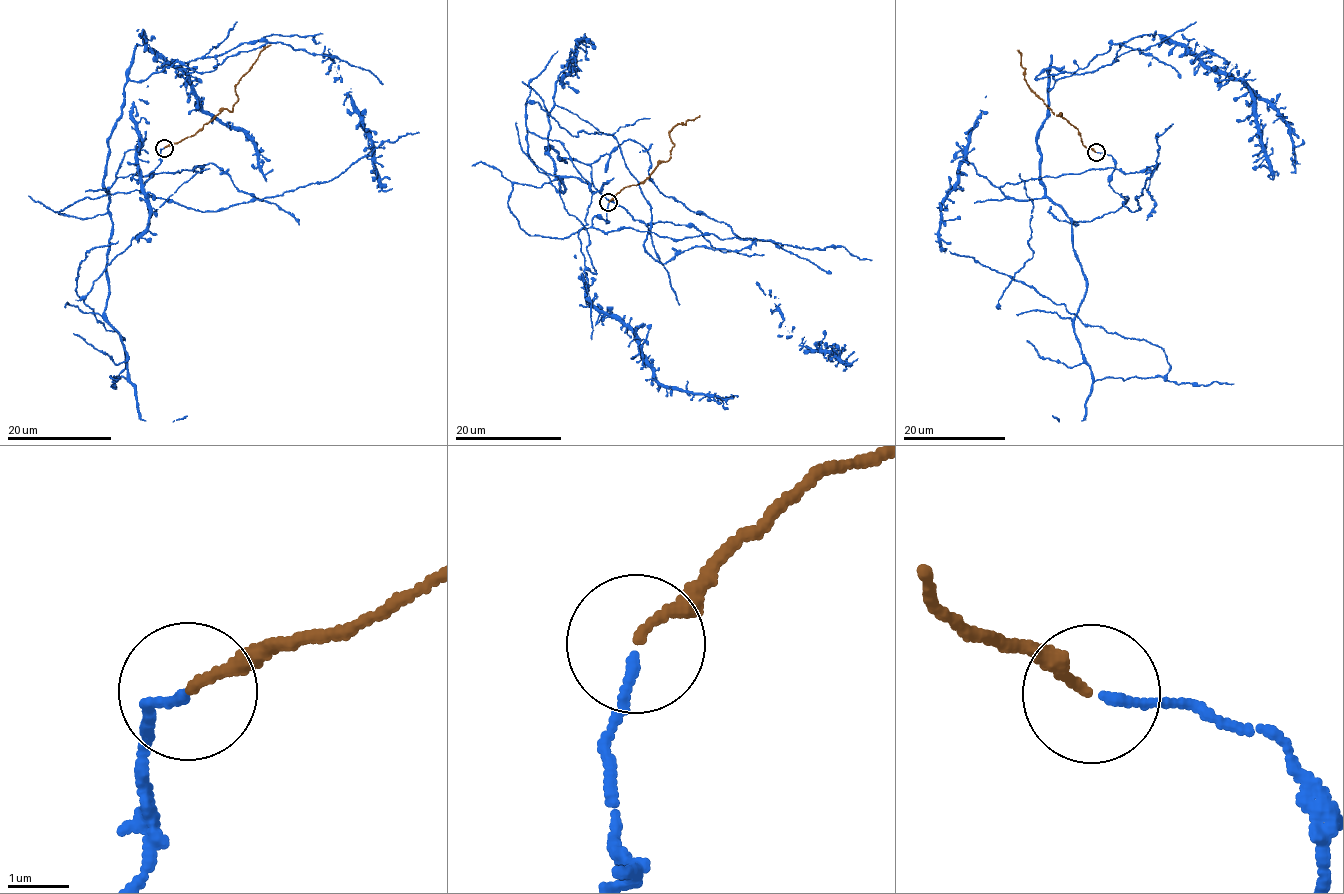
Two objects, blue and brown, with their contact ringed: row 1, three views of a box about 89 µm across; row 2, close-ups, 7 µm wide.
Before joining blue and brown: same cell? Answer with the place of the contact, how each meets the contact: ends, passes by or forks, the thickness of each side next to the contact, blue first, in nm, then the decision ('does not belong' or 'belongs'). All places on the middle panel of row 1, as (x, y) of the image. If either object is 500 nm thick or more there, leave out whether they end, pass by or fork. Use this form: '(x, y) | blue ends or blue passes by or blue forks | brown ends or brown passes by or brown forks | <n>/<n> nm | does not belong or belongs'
(608, 202) | blue ends | brown ends | 130/140 nm | belongs

